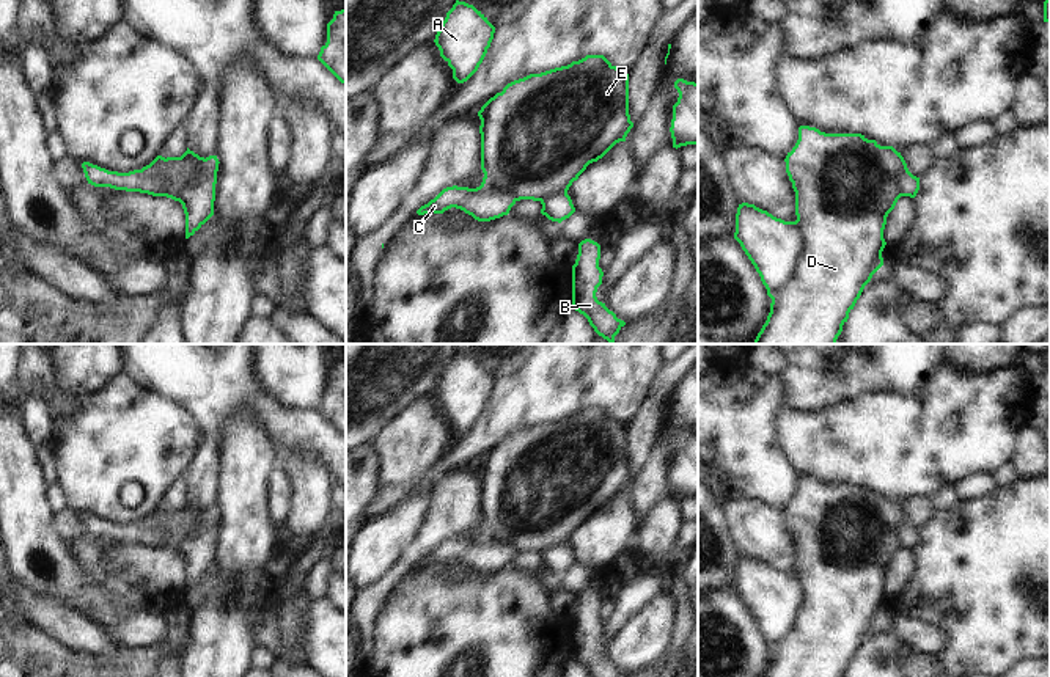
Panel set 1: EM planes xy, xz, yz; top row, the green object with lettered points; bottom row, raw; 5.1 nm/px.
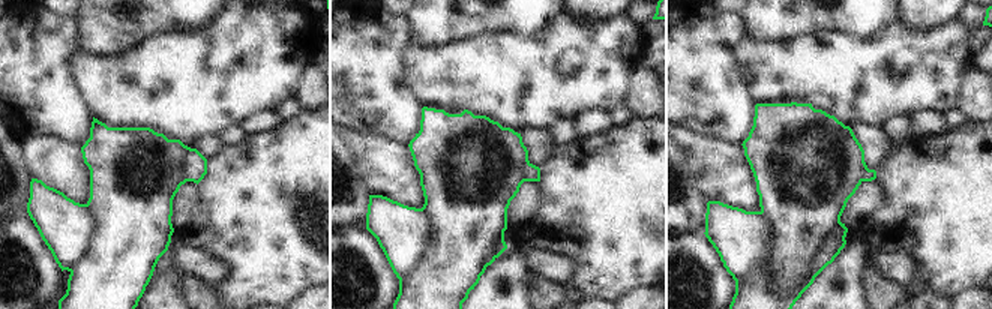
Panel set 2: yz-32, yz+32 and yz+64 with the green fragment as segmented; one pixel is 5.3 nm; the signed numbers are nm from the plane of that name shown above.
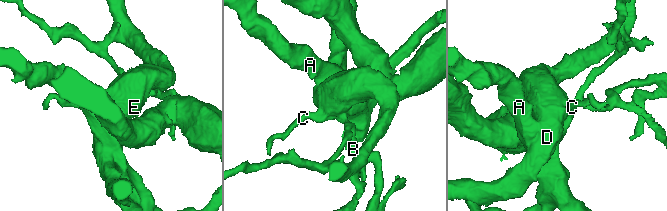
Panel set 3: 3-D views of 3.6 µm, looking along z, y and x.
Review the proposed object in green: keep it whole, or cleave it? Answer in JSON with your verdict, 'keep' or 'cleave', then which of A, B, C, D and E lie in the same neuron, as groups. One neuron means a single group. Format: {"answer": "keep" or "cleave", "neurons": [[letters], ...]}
{"answer": "cleave", "neurons": [["A", "B", "C"], ["D", "E"]]}

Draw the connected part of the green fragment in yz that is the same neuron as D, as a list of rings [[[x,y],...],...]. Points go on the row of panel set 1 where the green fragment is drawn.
[[[810,126],[799,127],[799,140],[784,162],[795,192],[795,221],[805,239],[805,250],[791,281],[772,298],[767,320],[753,344],[836,344],[865,286],[883,265],[883,229],[888,214],[902,196],[899,181],[907,163],[893,146],[880,146],[861,134],[825,134]]]

